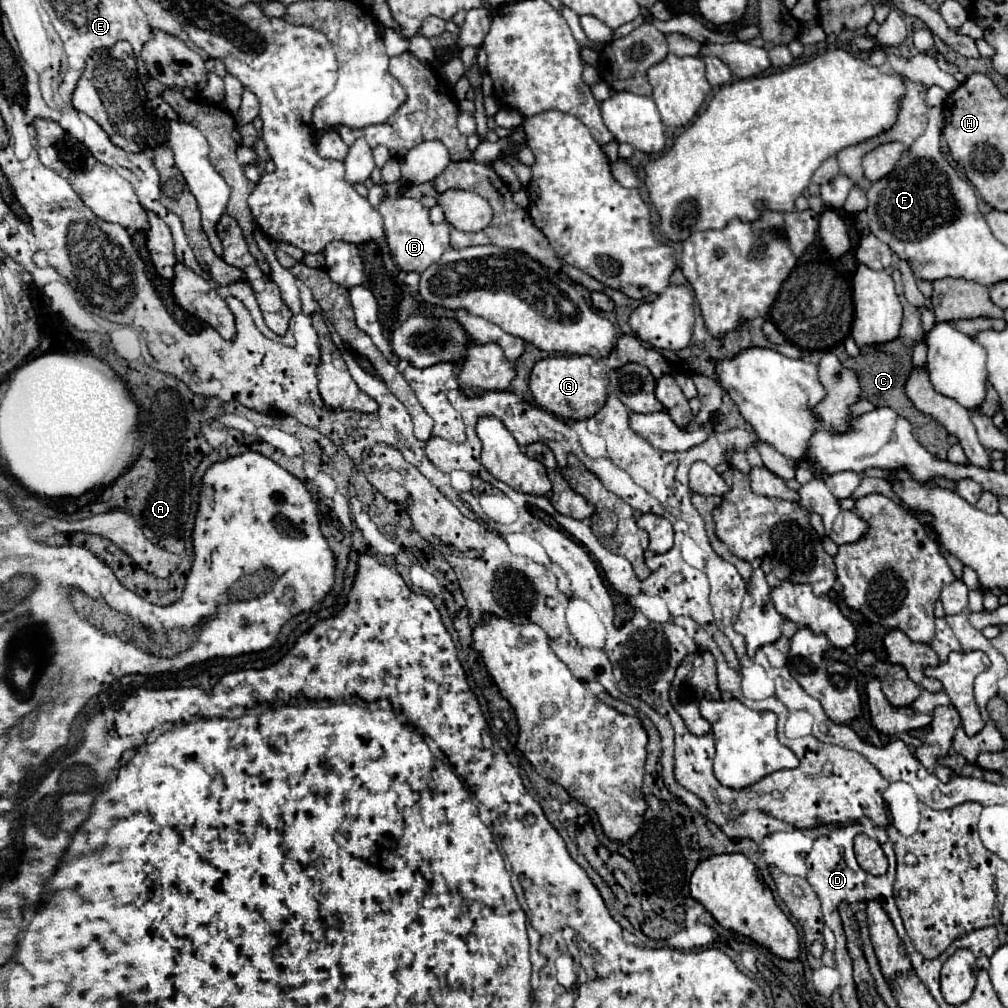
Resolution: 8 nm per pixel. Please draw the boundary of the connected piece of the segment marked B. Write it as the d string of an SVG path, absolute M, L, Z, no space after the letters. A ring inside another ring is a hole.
M386 197L380 203L380 213L384 217L386 233L388 233L388 245L390 253L394 257L394 263L404 271L418 271L422 273L428 269L432 263L436 263L442 253L450 247L450 225L448 223L430 223L428 217L420 217L420 211L428 211L420 205L418 199L408 199L408 197Z

